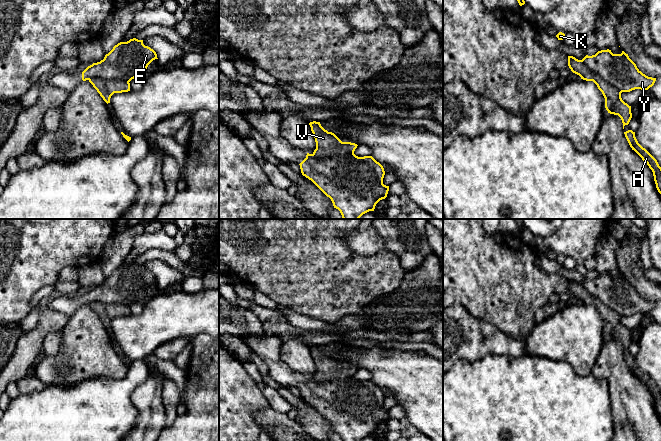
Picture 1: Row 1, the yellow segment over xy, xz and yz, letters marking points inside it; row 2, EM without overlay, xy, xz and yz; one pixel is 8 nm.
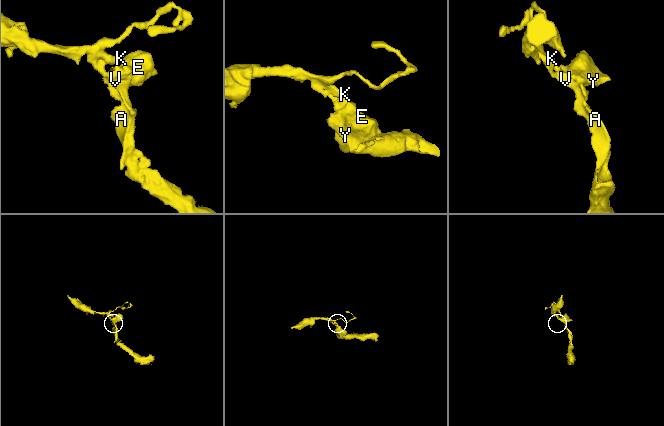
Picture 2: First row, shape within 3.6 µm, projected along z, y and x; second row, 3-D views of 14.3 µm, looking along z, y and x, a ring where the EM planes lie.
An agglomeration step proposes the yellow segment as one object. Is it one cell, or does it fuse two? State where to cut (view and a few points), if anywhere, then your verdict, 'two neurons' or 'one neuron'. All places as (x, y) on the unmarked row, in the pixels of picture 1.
cut in xz along (353, 376), (321, 382), (312, 379); two neurons

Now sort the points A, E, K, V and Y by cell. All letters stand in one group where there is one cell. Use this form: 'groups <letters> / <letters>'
groups A K V / E Y

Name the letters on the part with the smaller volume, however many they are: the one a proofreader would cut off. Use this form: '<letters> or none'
E, Y

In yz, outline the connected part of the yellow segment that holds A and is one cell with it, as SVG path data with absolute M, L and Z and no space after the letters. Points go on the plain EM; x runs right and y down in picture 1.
M628 354L624 356L624 358L632 374L634 374L652 394L656 412L661 418L661 391L659 390L657 384L638 367L635 361L635 356Z

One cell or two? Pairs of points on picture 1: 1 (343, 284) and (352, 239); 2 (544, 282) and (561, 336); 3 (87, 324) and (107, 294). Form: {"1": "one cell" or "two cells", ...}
{"1": "two cells", "2": "two cells", "3": "two cells"}

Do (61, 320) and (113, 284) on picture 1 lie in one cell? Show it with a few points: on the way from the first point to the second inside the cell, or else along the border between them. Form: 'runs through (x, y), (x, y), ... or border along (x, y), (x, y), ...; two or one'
border along (47, 306), (68, 316); two

